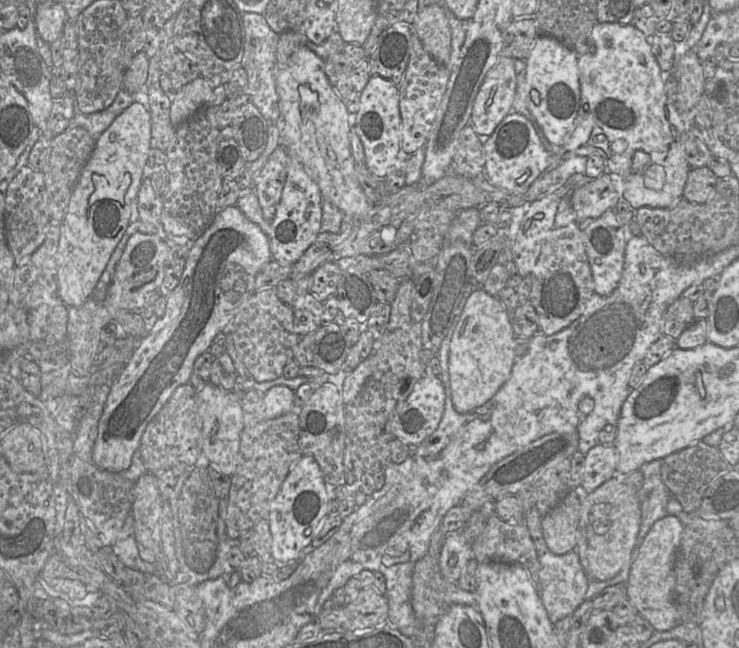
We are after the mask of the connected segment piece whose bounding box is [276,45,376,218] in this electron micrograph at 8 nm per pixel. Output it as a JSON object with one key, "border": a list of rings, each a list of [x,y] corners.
{"border":[[[304,45],[298,46],[294,52],[292,53],[289,63],[284,68],[279,68],[276,73],[276,91],[279,98],[279,109],[281,114],[281,144],[280,146],[284,146],[289,154],[297,159],[305,169],[311,174],[316,183],[319,186],[320,192],[322,194],[323,199],[330,201],[334,204],[339,210],[343,212],[343,214],[351,215],[356,218],[364,217],[370,209],[373,207],[373,204],[376,202],[372,202],[364,193],[355,169],[355,160],[351,152],[350,142],[349,142],[349,113],[346,109],[344,100],[342,100],[339,95],[336,93],[334,88],[331,86],[326,74],[325,74],[325,62],[322,58],[317,56],[313,51],[307,48]]]}

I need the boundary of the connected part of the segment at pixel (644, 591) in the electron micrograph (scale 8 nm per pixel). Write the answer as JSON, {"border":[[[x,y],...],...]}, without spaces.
{"border":[[[667,515],[657,520],[644,538],[625,583],[628,599],[656,631],[671,630],[682,622],[673,603],[673,587],[675,584],[674,560],[683,532],[684,525],[674,515]]]}

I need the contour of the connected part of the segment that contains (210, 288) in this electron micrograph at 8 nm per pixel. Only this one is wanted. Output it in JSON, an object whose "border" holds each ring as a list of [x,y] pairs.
{"border":[[[229,206],[219,209],[205,232],[191,243],[187,255],[185,268],[179,284],[166,297],[167,303],[164,315],[157,319],[154,326],[147,332],[145,336],[139,339],[138,345],[134,350],[132,357],[126,365],[125,369],[118,376],[118,378],[110,384],[110,391],[107,396],[97,427],[97,438],[92,452],[92,461],[94,464],[102,469],[106,469],[111,472],[124,472],[130,467],[134,453],[140,449],[141,438],[147,425],[168,402],[177,387],[183,384],[190,383],[195,360],[199,355],[209,350],[217,334],[224,332],[225,328],[232,321],[232,319],[238,313],[241,307],[245,304],[249,296],[255,291],[256,275],[270,261],[272,261],[272,255],[270,251],[269,238],[267,237],[267,235],[264,234],[263,231],[256,224],[248,220],[238,207]]]}

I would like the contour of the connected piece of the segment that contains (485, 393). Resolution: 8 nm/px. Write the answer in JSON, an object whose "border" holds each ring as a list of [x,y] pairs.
{"border":[[[483,289],[467,298],[454,328],[449,350],[452,403],[458,413],[468,413],[490,400],[510,377],[516,360],[510,314],[498,297]]]}

